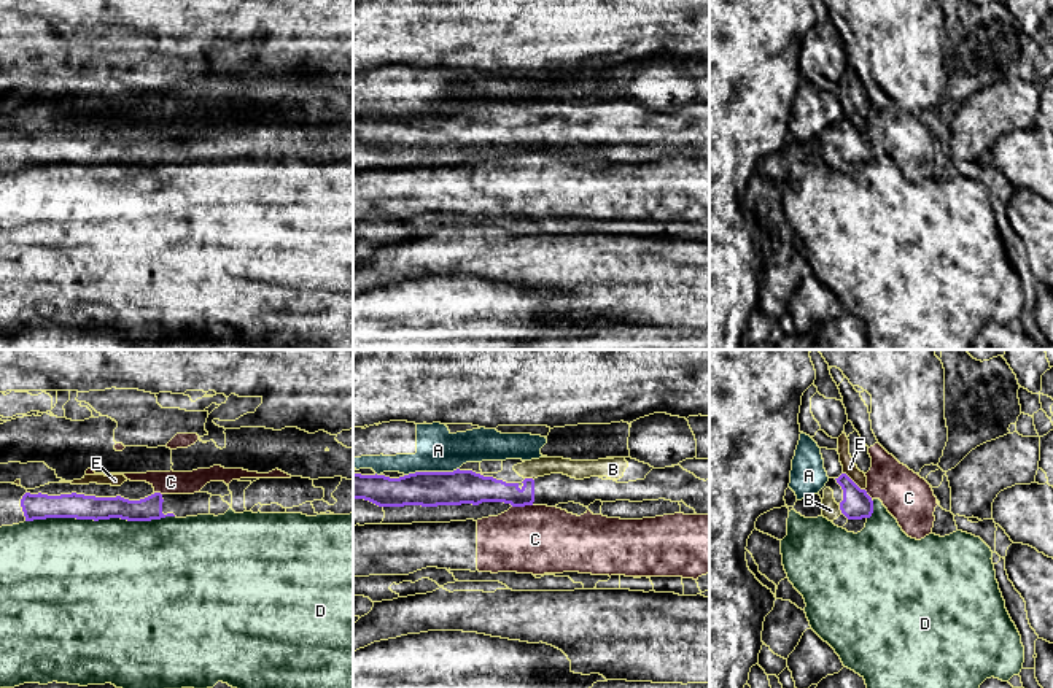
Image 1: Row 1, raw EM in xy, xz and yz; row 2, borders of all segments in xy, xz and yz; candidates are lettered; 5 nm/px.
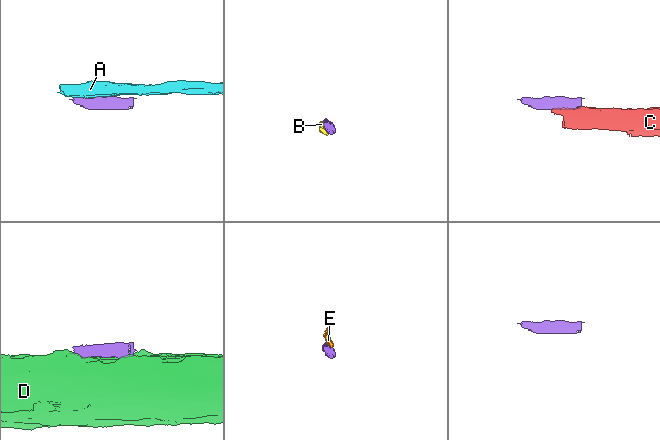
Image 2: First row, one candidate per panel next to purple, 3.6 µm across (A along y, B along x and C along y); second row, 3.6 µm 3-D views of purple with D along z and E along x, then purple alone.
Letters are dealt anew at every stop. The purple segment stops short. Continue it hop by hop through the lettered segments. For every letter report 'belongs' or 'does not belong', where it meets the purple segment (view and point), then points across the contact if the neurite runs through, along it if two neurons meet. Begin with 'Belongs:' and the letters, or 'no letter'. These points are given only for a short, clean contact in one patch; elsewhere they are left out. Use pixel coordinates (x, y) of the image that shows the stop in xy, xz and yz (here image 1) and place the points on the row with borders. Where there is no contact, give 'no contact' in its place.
Belongs: B
A: does not belong; contact xz (431, 472)
B: belongs; contact xz (530, 479)
C: does not belong; contact xz (522, 506); border xz (532, 504), (512, 507)
D: does not belong; contact xy (99, 518)
E: does not belong; contact yz (853, 482)

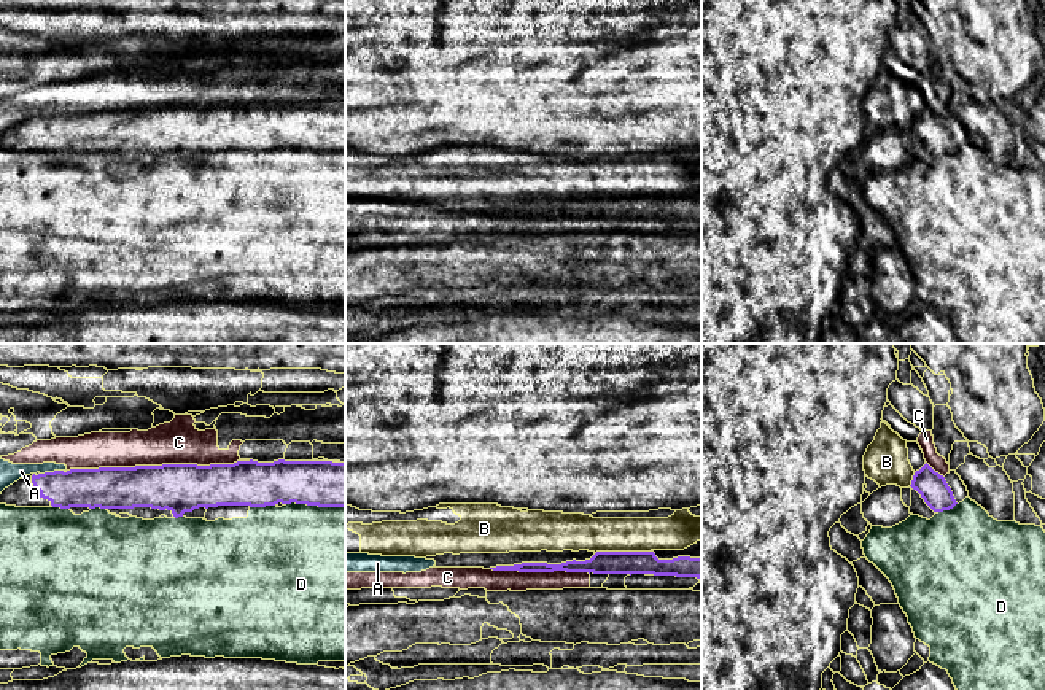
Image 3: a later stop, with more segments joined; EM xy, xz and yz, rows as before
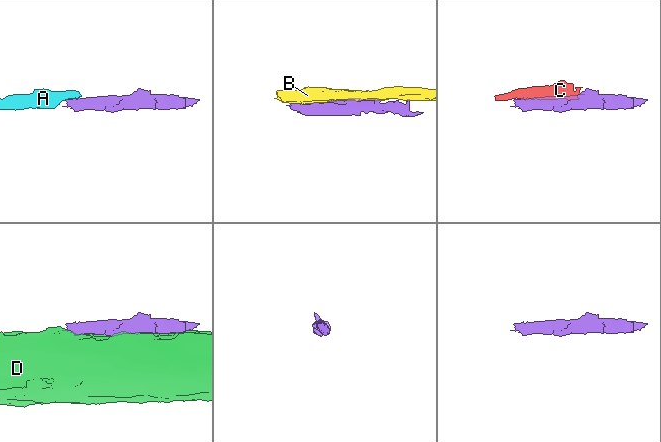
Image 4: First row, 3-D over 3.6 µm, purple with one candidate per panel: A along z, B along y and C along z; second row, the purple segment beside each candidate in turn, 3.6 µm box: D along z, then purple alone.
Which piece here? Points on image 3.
Belongs: no letter
A: does not belong; contact xy (51, 472)
B: does not belong; contact xz (622, 552); border xz (649, 550), (598, 550), (595, 554)
C: does not belong; contact xy (158, 466)
D: does not belong; contact xy (315, 504)

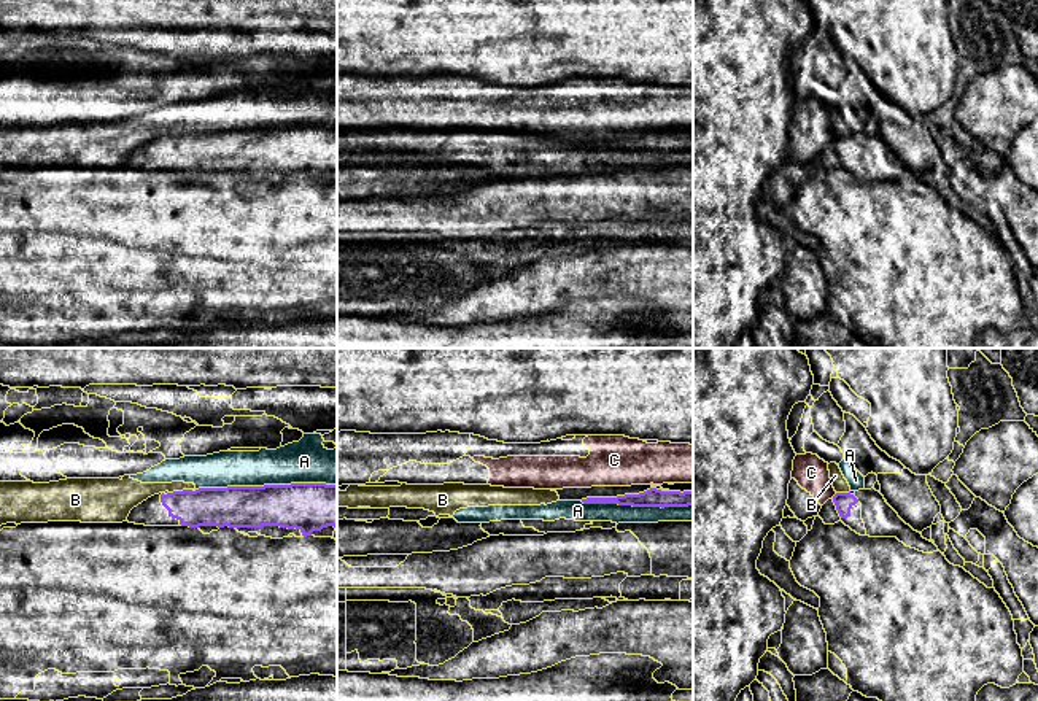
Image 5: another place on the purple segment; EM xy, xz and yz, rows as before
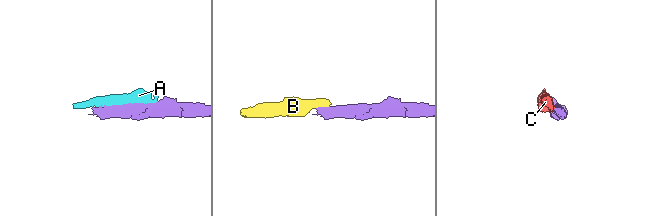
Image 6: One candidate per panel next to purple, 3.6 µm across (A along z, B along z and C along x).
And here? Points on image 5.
Belongs: no letter
A: does not belong; contact xy (266, 485)
B: does not belong; contact xy (180, 491)
C: does not belong; contact yz (833, 496); border yz (836, 493), (832, 498)

